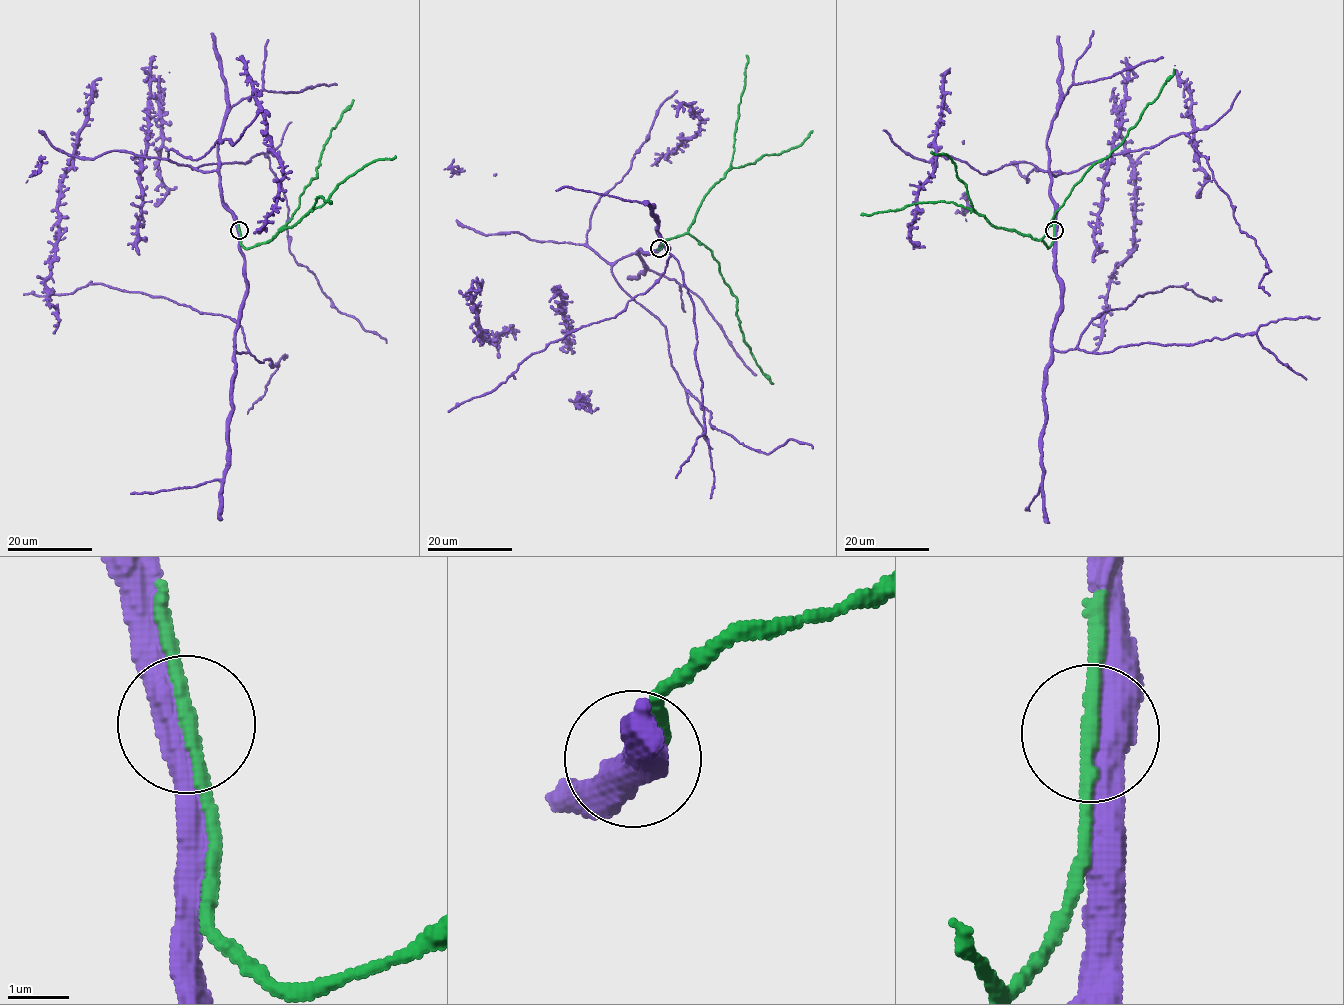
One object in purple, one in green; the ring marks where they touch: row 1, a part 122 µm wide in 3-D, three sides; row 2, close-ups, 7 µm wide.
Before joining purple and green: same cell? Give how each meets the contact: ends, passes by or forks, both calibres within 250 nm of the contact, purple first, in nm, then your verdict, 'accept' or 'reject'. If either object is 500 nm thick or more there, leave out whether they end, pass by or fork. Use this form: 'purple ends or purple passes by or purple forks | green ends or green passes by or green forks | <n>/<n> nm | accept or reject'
purple passes by | green passes by | 480/220 nm | accept

